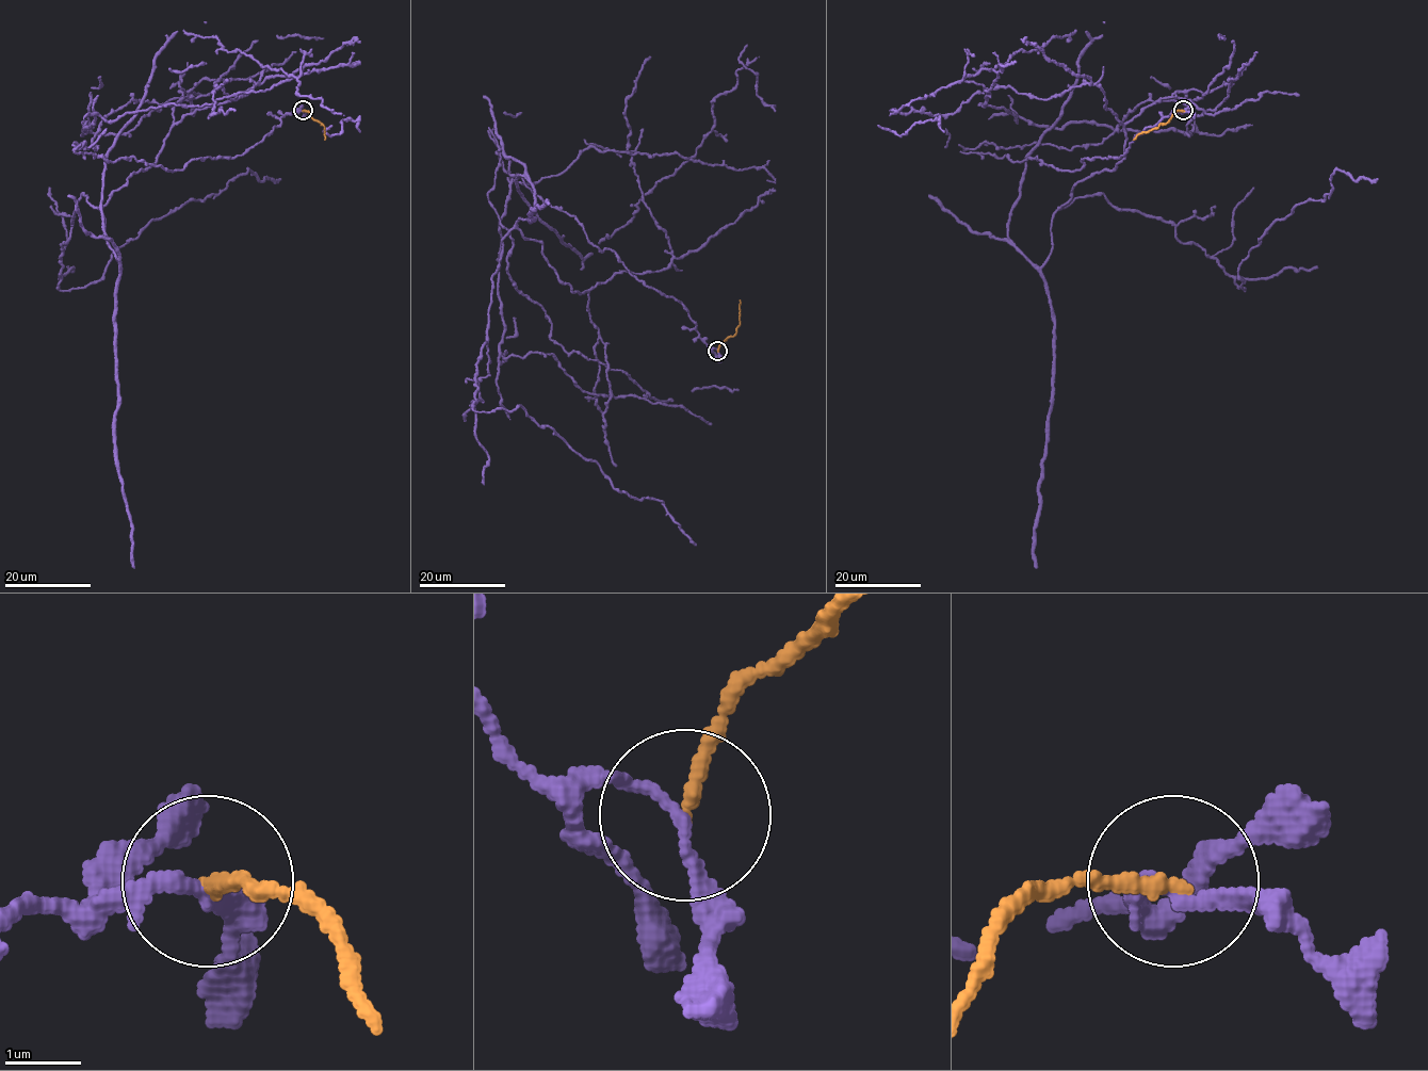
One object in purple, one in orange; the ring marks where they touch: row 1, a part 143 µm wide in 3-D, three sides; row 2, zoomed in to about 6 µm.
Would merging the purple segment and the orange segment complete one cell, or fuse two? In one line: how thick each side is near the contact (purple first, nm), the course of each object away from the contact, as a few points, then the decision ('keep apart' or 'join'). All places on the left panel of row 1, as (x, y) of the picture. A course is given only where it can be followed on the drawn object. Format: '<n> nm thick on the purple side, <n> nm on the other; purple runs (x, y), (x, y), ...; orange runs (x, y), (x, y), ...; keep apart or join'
160 nm thick on the purple side, 200 nm on the other; purple runs (303, 111), (182, 169), (72, 151), (131, 100), (190, 98), (174, 124), (257, 83), (83, 130), (296, 51); orange runs (303, 111), (322, 124), (324, 140); keep apart

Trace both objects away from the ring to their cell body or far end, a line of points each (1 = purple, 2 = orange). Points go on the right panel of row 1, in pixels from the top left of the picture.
1: (1183, 111), (1074, 171), (961, 151), (1195, 100), (1009, 85), (1190, 135), (1256, 51)
2: (1183, 111), (1175, 111), (1166, 124), (1141, 132), (1133, 140)

